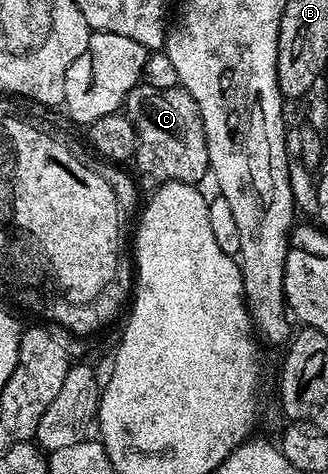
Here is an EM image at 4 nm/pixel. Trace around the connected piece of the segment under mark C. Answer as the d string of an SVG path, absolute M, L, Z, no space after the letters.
M140 82L126 96L124 115L132 122L136 130L138 148L133 154L133 163L138 163L138 168L146 176L151 176L154 182L165 182L168 180L179 180L185 184L202 182L198 180L207 179L210 172L210 159L208 158L208 142L204 134L204 122L200 118L198 104L188 94L185 88L157 88L151 84Z

